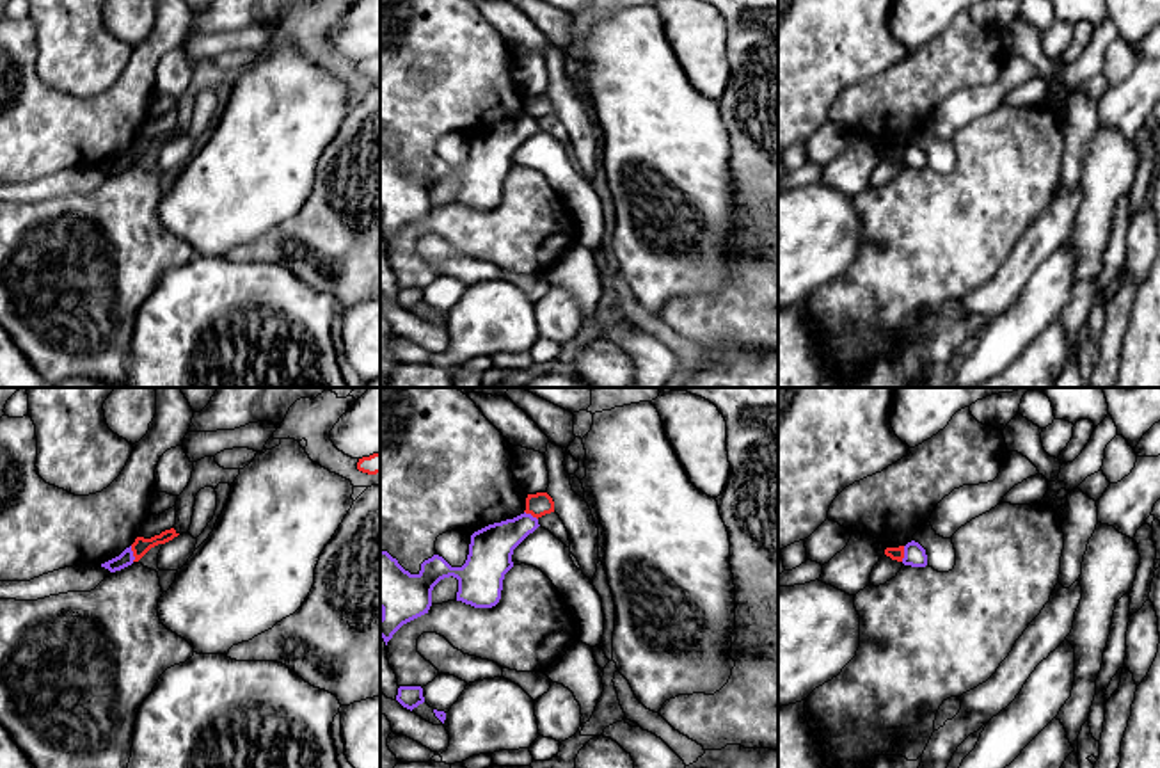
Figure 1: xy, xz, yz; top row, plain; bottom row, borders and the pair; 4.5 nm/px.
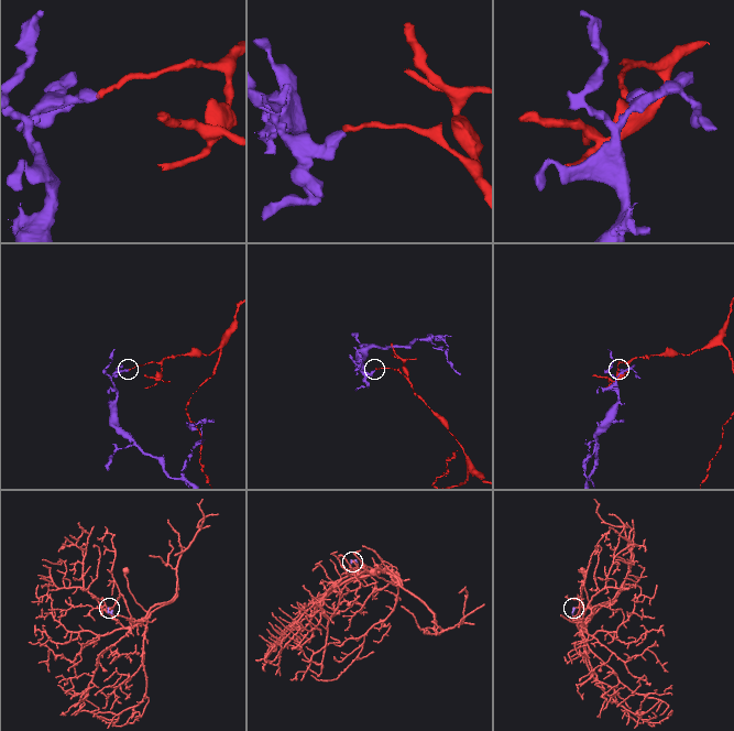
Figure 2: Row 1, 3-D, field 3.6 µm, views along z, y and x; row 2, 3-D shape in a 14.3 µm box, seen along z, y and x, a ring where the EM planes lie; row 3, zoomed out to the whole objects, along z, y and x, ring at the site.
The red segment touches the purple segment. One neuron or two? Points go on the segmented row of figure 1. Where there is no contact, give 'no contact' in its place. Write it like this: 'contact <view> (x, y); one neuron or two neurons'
contact xy (134, 553); two neurons

